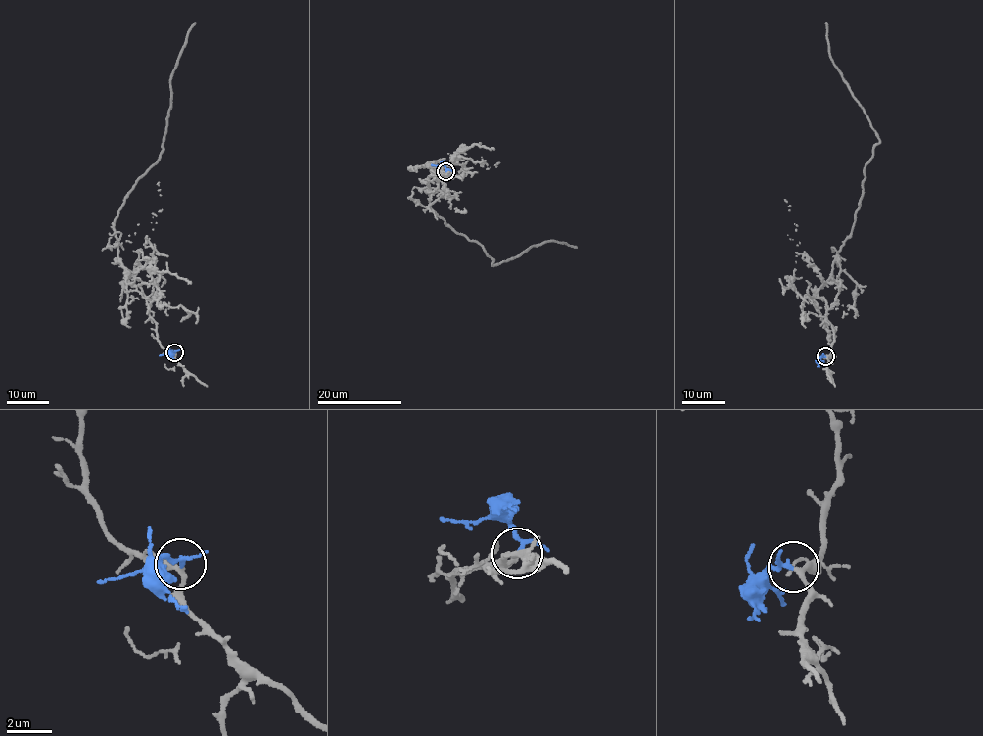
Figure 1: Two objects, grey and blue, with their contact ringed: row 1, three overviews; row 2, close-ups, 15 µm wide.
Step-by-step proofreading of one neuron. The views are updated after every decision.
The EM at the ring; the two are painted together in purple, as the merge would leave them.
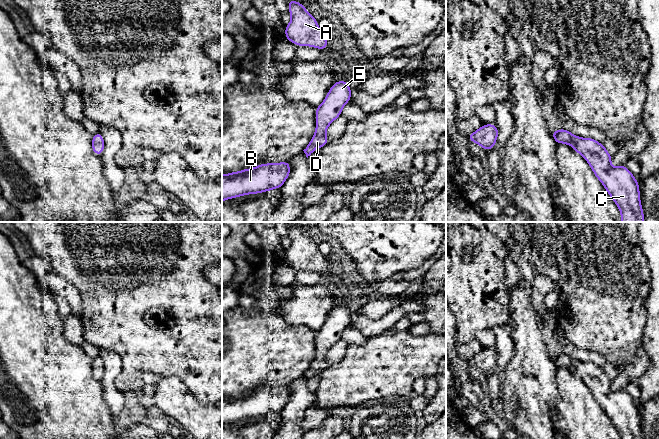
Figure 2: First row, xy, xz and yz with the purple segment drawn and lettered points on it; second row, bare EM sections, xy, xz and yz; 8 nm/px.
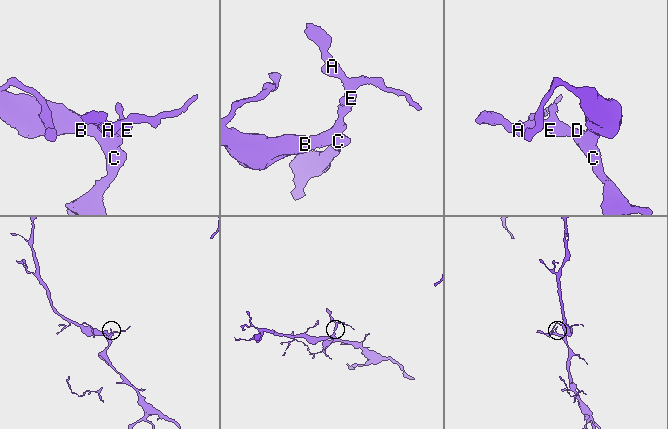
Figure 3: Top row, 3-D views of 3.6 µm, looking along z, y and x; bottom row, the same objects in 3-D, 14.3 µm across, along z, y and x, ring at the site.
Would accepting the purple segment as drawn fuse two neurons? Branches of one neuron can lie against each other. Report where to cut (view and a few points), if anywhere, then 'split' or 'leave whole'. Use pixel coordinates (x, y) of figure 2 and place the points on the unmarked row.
cut none; leave whole

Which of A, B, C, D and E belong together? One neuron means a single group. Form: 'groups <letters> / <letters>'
groups A B C D E

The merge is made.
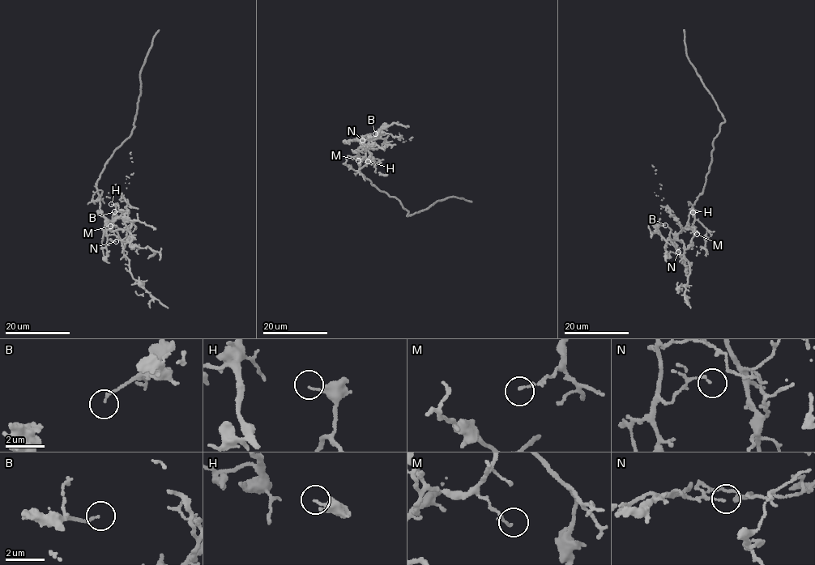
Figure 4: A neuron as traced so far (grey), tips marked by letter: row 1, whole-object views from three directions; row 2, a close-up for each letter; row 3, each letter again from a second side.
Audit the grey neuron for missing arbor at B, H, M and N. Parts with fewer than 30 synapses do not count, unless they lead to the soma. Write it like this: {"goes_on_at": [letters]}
{"goes_on_at": ["H"]}

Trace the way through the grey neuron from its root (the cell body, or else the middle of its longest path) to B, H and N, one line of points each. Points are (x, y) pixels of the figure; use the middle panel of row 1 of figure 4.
B: (364, 176), (356, 152), (363, 144), (360, 140), (361, 145), (366, 145), (377, 138), (384, 127), (375, 133)
H: (364, 176), (360, 172), (360, 159), (356, 152), (362, 146), (369, 147), (365, 156), (370, 163), (368, 161)
N: (364, 176), (360, 172), (360, 159), (356, 152), (363, 144), (358, 136), (353, 139), (362, 140)

